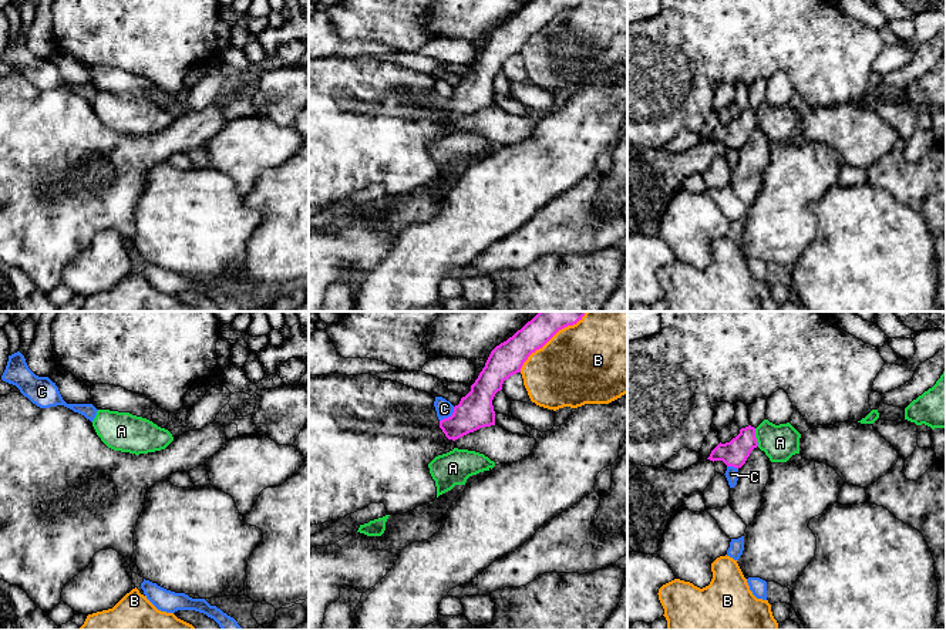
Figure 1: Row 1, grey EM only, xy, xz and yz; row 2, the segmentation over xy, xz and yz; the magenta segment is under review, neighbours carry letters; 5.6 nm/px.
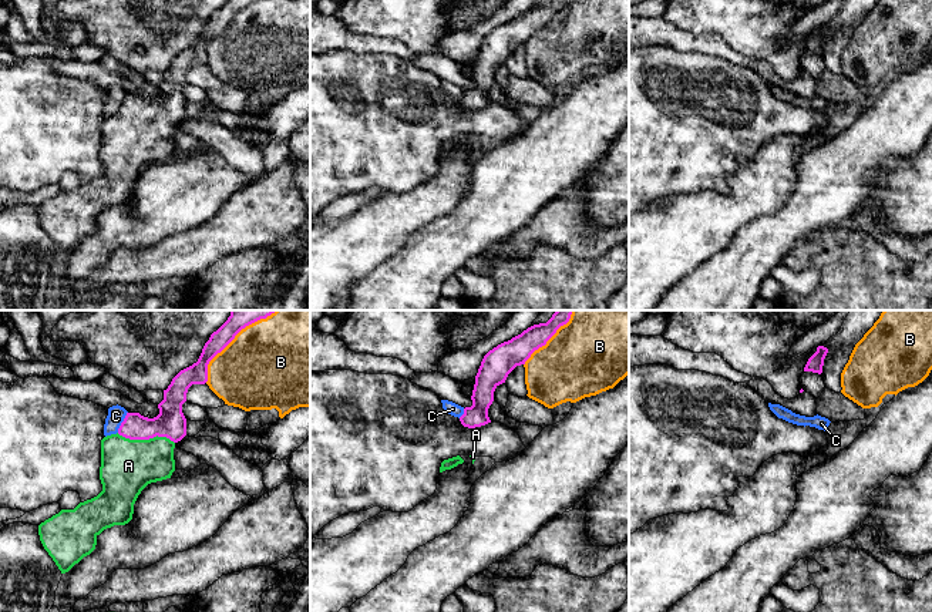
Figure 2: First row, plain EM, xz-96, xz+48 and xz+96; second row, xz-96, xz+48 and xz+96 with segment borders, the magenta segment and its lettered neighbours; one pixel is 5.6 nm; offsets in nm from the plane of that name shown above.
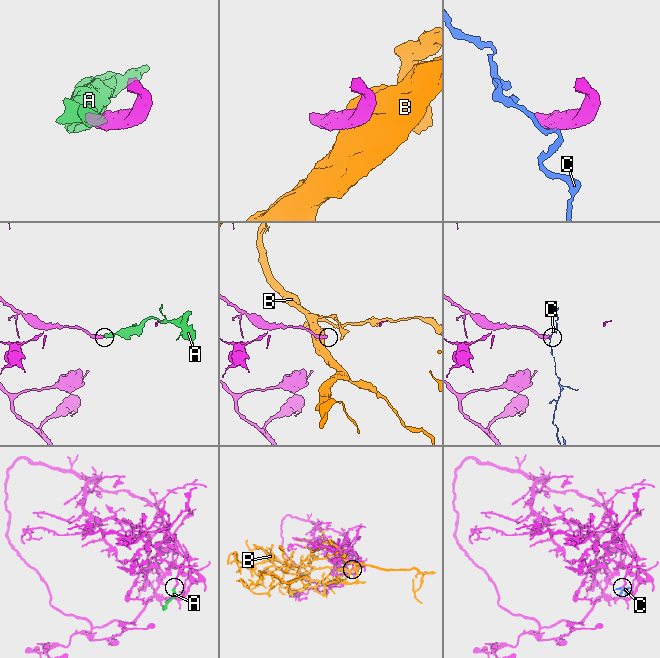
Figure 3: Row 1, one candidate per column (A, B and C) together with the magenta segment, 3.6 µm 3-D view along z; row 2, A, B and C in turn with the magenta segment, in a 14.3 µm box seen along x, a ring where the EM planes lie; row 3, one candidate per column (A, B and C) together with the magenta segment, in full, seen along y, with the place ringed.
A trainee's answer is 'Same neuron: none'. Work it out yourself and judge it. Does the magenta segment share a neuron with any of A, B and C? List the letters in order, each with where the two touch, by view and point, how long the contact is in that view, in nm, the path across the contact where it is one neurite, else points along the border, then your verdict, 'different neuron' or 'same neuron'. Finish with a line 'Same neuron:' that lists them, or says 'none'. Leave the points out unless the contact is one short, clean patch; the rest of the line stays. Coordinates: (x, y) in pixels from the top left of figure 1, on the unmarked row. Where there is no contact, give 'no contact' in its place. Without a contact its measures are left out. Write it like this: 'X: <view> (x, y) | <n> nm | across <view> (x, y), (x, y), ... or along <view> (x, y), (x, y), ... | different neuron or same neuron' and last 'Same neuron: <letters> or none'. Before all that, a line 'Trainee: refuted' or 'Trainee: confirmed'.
Trainee: refuted
A: yz (754, 118) | 110 nm | across yz (734, 135), (754, 118), (768, 118), (780, 124) | same neuron
B: xz (548, 22) | 460 nm | different neuron
C: xz (448, 98) | 120 nm | along xz (454, 88), (454, 93), (440, 103) | different neuron
Same neuron: A

